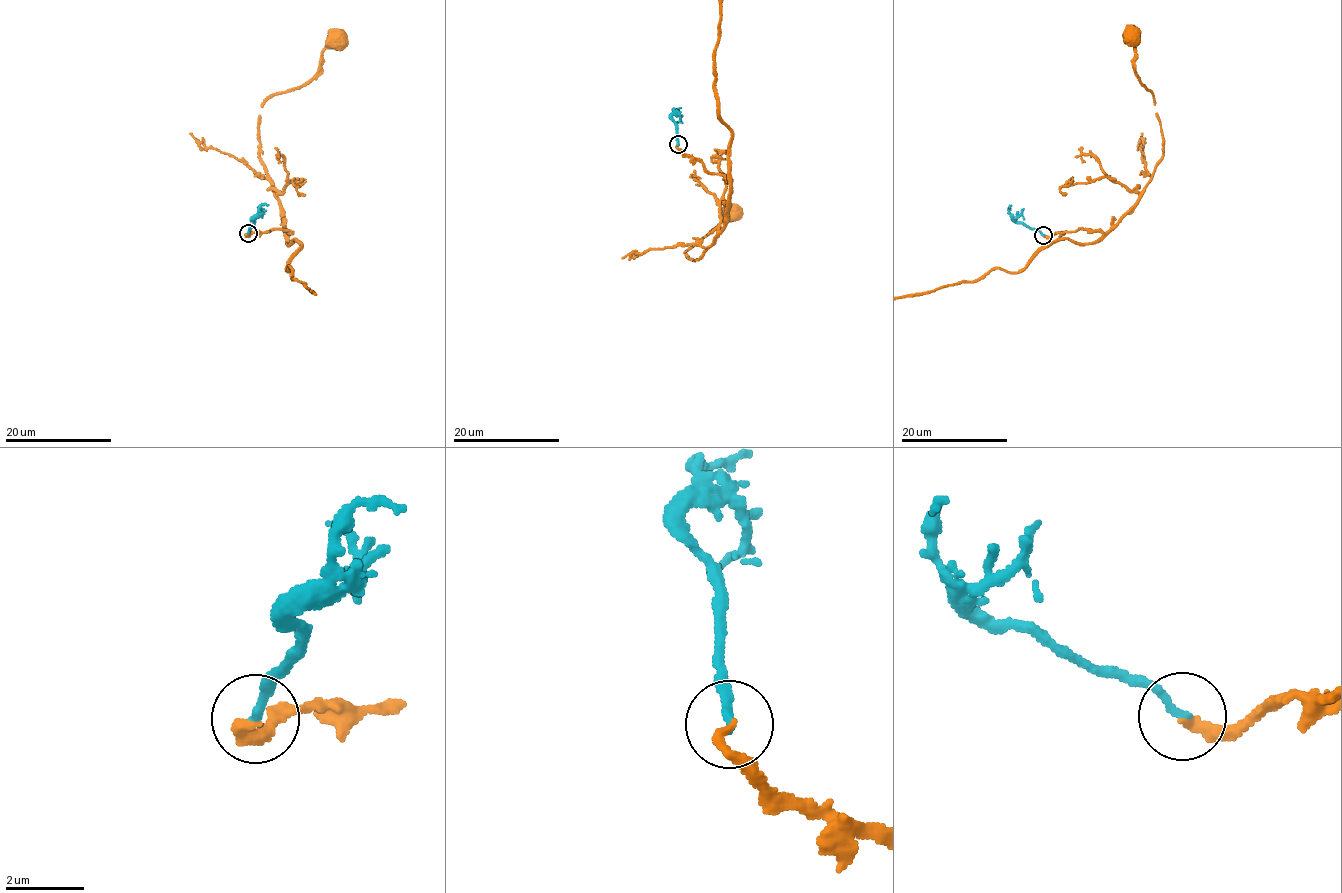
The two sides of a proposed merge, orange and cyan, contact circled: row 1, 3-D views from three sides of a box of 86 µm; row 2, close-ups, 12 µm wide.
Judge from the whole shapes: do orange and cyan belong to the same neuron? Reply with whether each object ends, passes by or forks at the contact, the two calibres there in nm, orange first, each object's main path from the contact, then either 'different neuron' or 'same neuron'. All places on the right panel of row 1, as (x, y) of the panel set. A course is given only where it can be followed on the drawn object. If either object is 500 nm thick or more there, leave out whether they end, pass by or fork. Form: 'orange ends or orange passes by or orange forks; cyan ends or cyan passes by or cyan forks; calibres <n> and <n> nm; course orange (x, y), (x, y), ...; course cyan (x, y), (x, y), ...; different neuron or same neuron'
orange ends; cyan ends; calibres 240 and 220 nm; course orange (1043, 235), (1107, 233), (1134, 205), (1163, 155), (1160, 120), (1133, 69), (1129, 35); course cyan (1043, 235), (1013, 218), (1009, 206); same neuron

